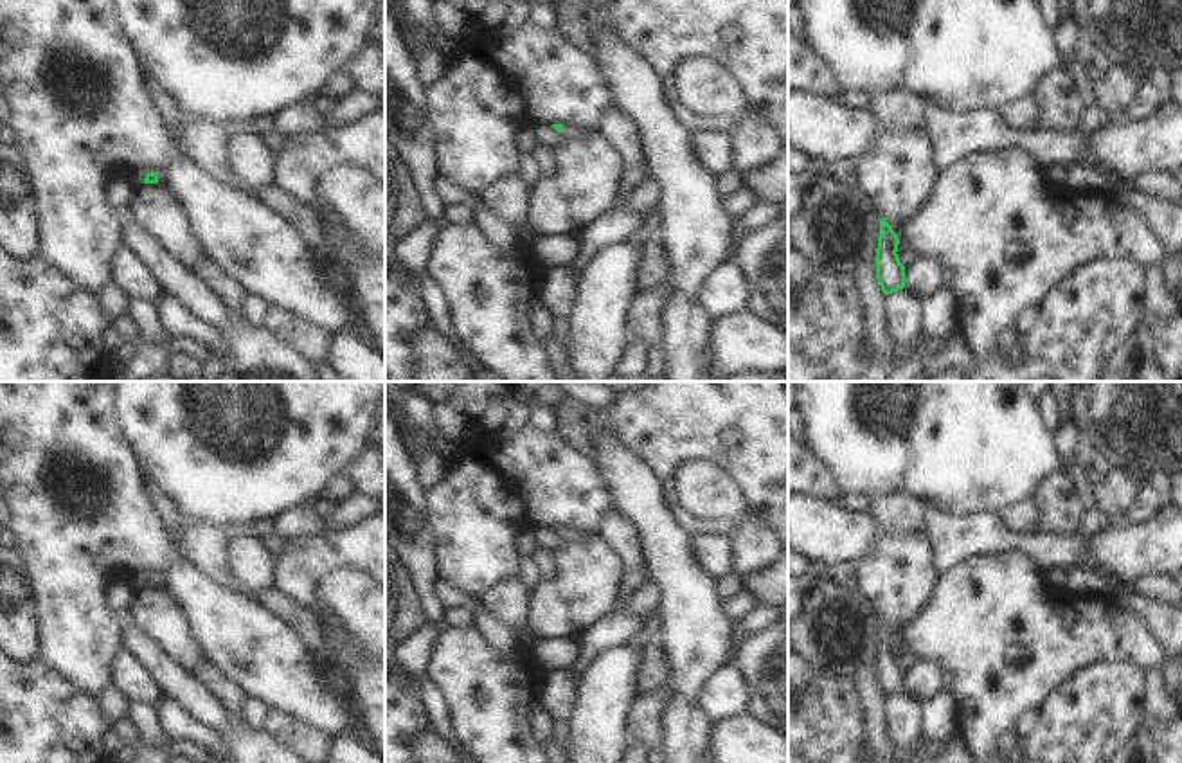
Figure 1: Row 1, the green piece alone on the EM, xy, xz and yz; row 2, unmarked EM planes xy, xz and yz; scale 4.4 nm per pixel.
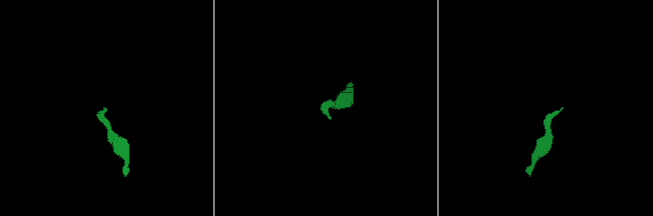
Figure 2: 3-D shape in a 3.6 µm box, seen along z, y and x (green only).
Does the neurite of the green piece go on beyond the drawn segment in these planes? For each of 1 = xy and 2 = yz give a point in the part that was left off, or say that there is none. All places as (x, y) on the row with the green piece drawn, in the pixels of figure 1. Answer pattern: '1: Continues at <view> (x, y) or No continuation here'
1: No continuation here
2: No continuation here

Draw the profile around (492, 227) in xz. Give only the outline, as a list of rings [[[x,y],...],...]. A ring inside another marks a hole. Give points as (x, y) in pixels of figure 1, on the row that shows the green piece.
[[[471,198],[468,205],[471,209],[475,227],[504,259],[524,259],[536,265],[529,250],[520,245],[516,234],[498,216],[489,212],[475,198]]]

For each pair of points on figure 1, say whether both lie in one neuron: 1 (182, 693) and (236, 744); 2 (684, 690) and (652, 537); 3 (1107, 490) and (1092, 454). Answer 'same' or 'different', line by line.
1: same
2: same
3: same

